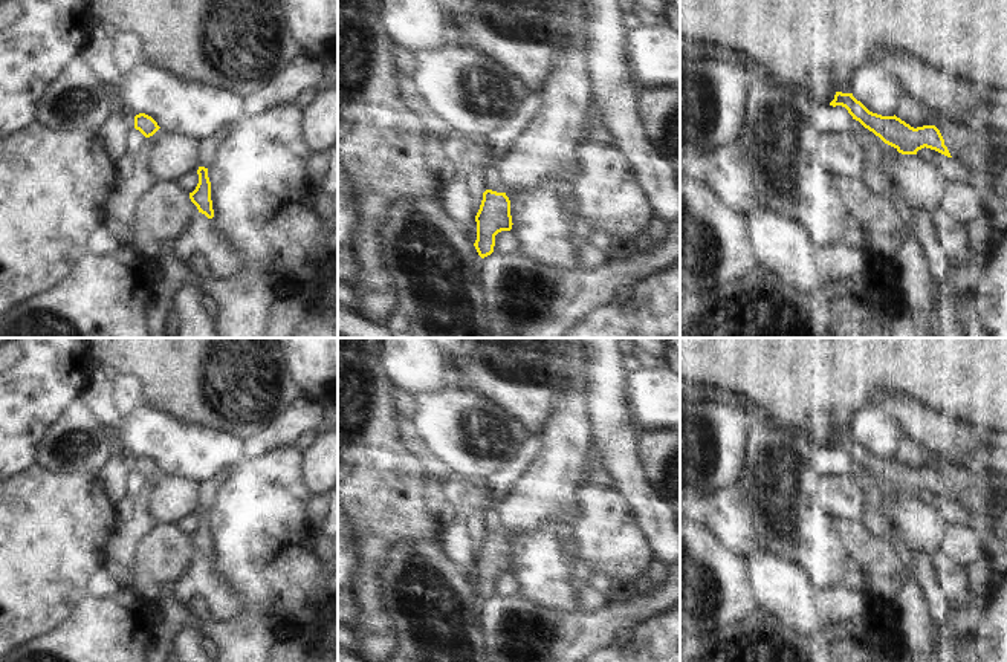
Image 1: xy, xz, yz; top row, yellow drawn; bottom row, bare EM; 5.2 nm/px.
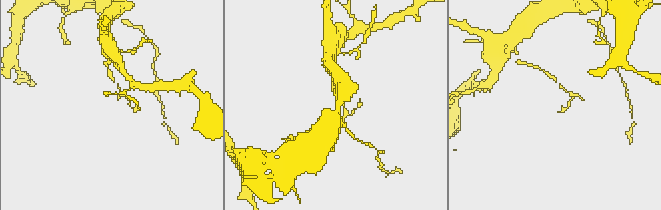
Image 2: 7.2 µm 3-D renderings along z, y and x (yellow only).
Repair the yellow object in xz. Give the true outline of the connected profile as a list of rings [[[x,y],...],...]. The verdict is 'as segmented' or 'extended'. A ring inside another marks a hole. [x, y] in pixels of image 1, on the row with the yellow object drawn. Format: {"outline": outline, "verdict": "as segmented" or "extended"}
{"outline": [[[486,190],[480,209],[475,216],[477,240],[474,243],[481,258],[491,255],[495,246],[495,235],[512,229],[510,200],[506,193]]], "verdict": "as segmented"}

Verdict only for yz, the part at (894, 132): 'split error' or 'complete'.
complete

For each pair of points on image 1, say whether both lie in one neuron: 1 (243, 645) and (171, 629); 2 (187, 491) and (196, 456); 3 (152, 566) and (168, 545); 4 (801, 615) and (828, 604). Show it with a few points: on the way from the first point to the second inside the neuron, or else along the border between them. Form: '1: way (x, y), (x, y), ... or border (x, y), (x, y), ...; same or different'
1: way (225, 633), (207, 630), (196, 621), (190, 621); same
2: border (165, 474), (188, 477), (197, 483); different
3: way (156, 561), (165, 549); same
4: border (813, 590), (818, 619), (822, 624); different

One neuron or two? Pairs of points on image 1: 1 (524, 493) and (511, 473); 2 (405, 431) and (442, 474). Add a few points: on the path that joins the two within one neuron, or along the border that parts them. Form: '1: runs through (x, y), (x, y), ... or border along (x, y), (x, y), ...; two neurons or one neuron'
1: border along (537, 450), (511, 490), (492, 505); two neurons
2: runs through (411, 442), (431, 464); one neuron

